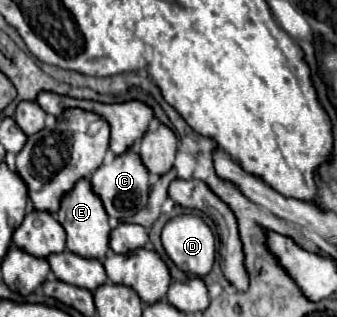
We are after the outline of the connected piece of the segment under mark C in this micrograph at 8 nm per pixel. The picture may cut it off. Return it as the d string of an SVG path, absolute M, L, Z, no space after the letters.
M127 150L125 154L115 156L113 162L109 162L109 164L101 164L91 174L91 184L93 184L93 190L99 194L107 214L117 220L131 218L141 208L145 208L145 204L149 200L149 170L145 170L139 154L133 150Z

